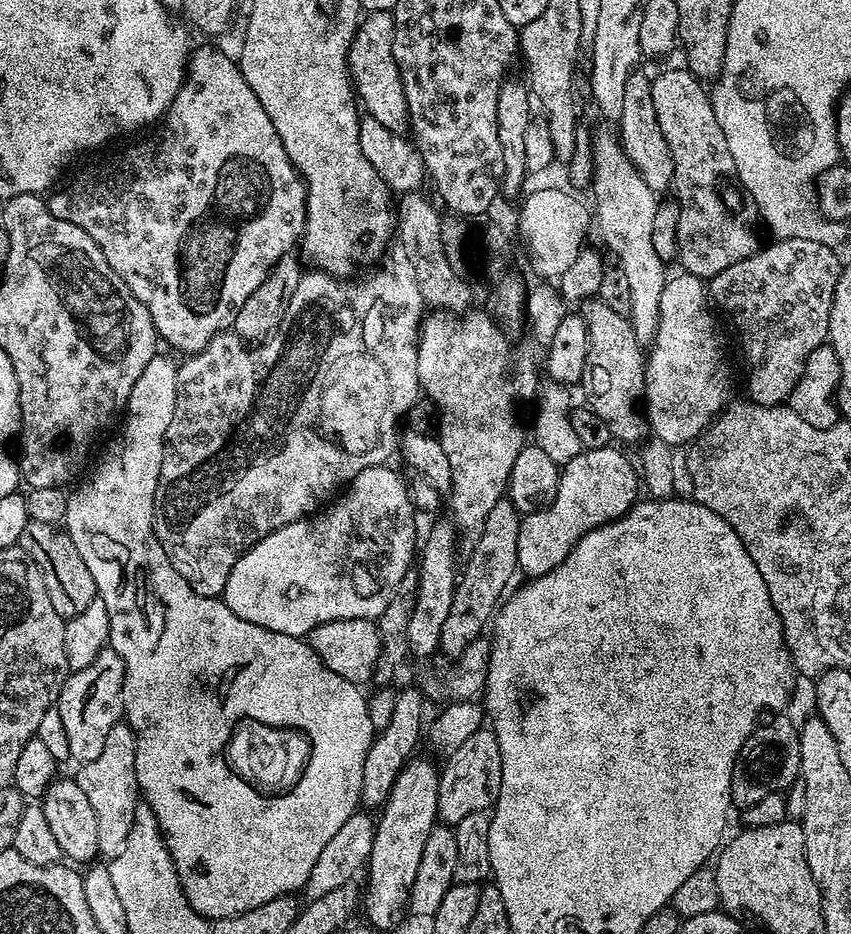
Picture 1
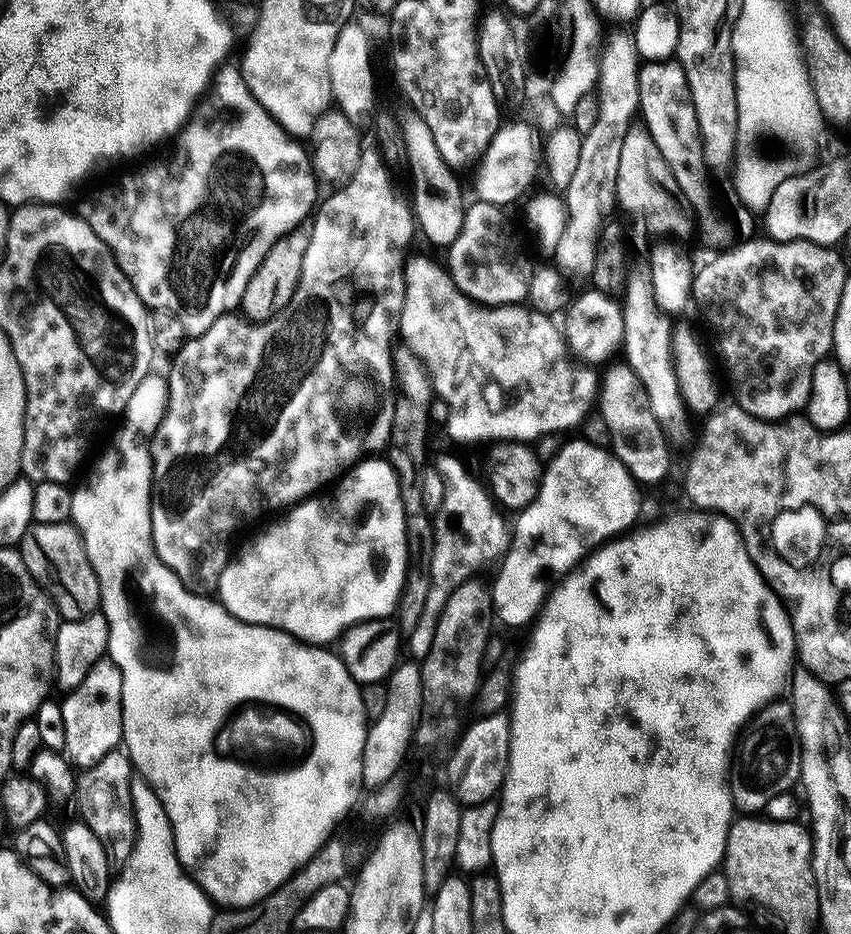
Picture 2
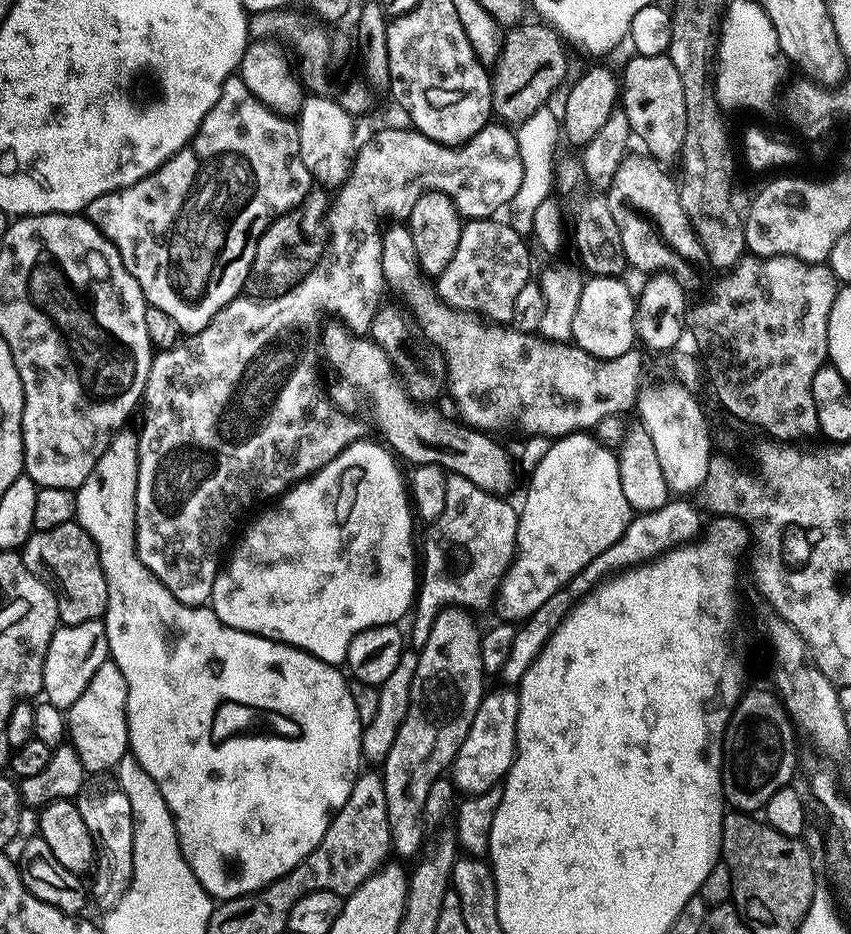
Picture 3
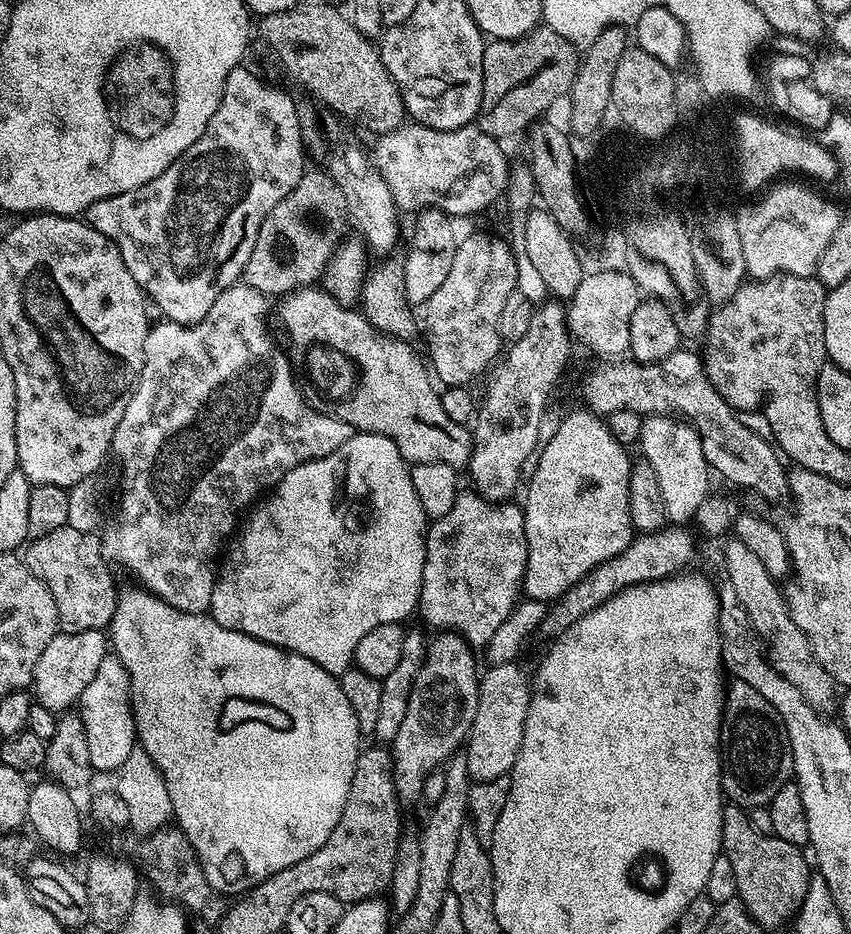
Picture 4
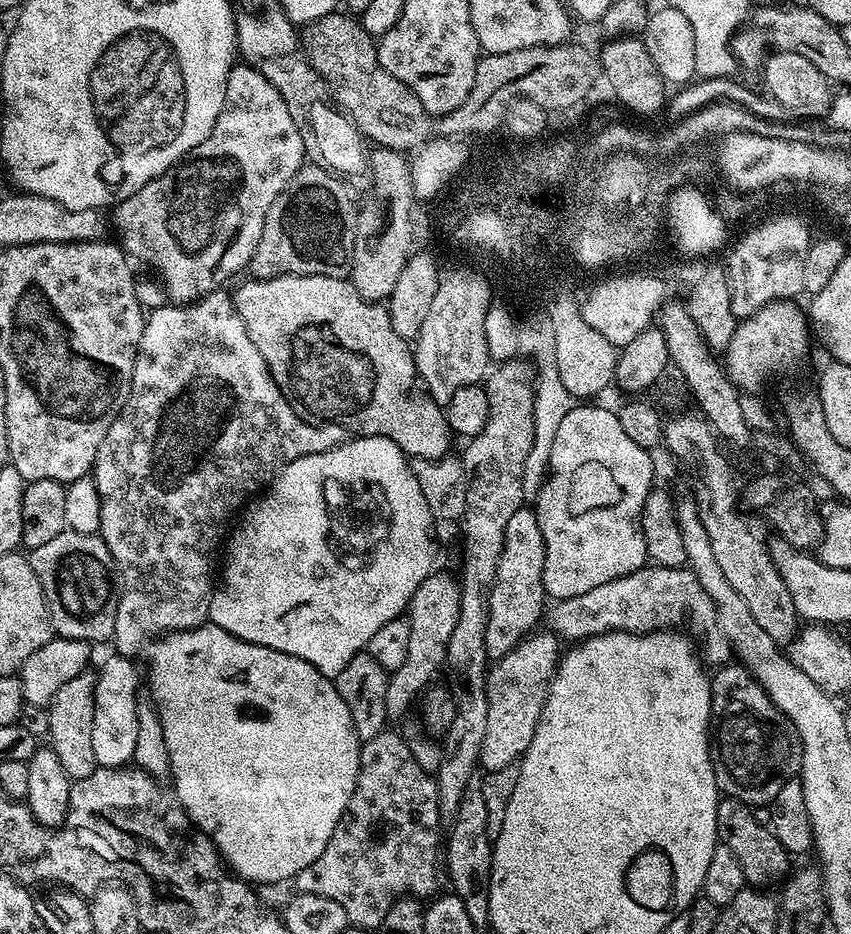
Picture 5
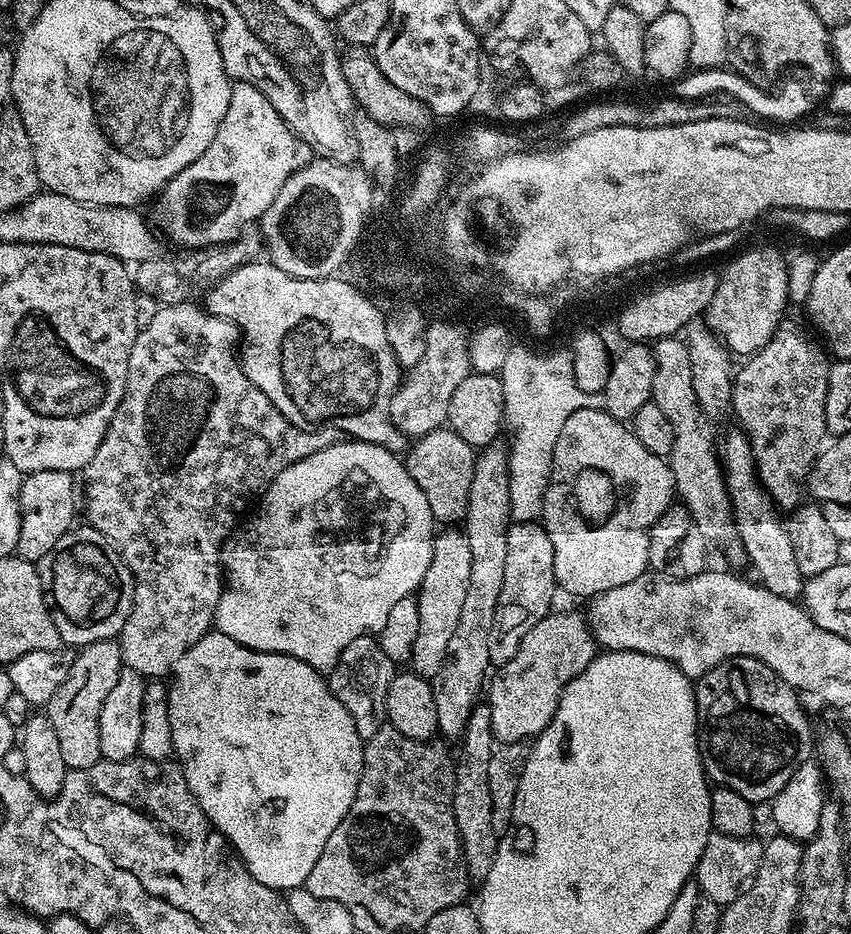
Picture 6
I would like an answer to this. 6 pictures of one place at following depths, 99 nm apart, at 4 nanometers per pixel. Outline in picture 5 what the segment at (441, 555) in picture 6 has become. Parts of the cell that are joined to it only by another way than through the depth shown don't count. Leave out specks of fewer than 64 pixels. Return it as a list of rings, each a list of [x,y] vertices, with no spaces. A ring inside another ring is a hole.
[[[440,570],[433,571],[431,576],[428,576],[422,582],[422,586],[418,586],[418,590],[414,590],[414,598],[410,598],[408,603],[408,611],[406,619],[409,625],[409,644],[406,645],[406,657],[398,670],[389,673],[387,688],[386,688],[386,712],[389,721],[396,722],[408,710],[408,707],[415,705],[417,698],[430,685],[430,681],[434,674],[447,663],[448,657],[448,642],[451,634],[454,632],[454,626],[458,622],[458,614],[460,613],[460,585],[457,577],[447,576],[446,573]]]

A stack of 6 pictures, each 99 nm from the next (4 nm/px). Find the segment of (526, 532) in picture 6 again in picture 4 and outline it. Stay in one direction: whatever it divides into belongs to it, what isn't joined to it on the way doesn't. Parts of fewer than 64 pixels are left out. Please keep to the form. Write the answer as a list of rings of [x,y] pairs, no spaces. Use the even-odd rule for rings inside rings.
[[[475,490],[457,491],[454,506],[442,518],[431,521],[425,535],[426,562],[422,570],[422,590],[418,616],[432,630],[459,632],[473,649],[483,649],[497,632],[498,626],[515,610],[522,596],[528,543],[524,529],[524,509],[516,502],[493,502]]]

